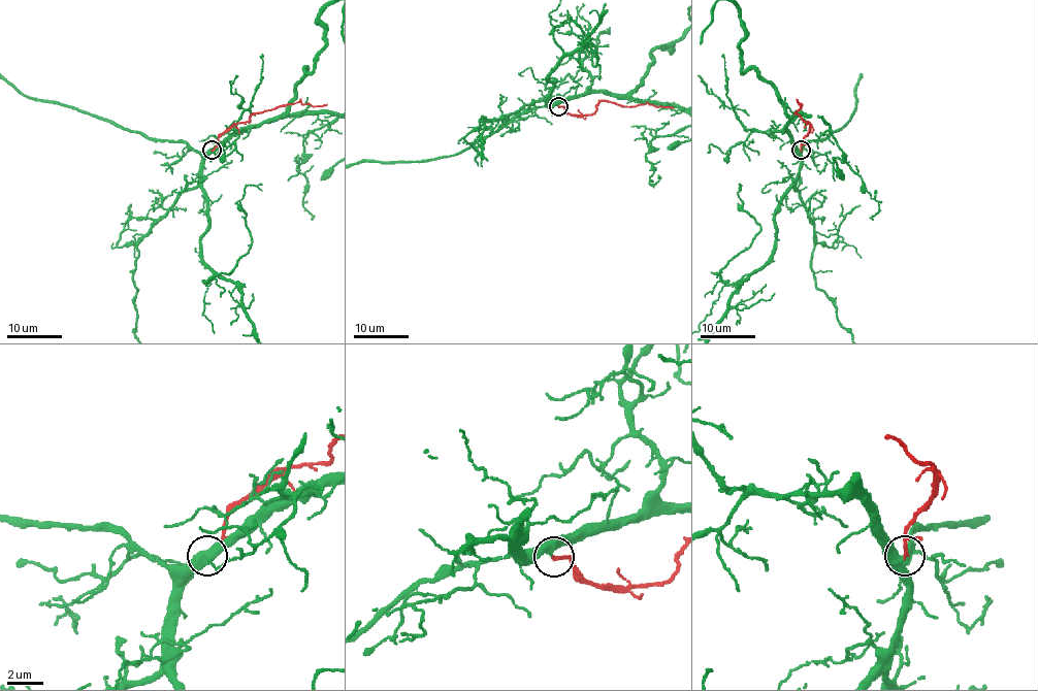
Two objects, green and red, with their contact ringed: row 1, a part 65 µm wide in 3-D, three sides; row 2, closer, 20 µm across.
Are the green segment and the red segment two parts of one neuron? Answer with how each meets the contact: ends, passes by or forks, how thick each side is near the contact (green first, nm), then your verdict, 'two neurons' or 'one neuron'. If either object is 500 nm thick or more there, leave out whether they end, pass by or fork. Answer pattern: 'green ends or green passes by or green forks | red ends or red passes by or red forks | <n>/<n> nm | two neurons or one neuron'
green passes by | red ends | 440/200 nm | one neuron

